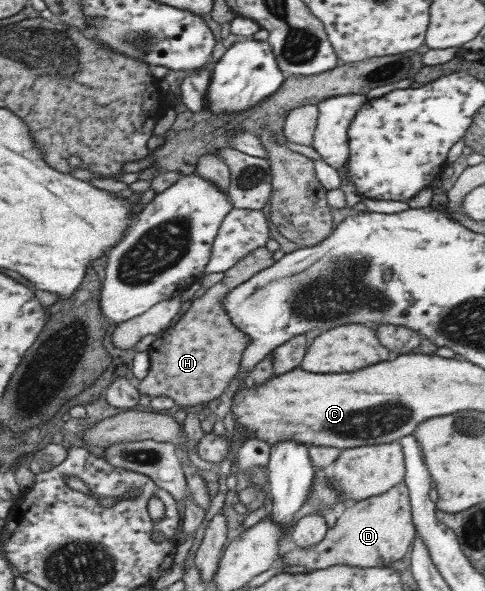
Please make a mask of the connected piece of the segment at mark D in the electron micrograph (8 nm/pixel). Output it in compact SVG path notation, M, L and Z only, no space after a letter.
M395 484L388 491L345 506L337 512L332 529L328 529L322 540L308 548L290 550L281 556L281 568L304 566L307 571L346 565L358 568L388 566L392 561L406 559L414 537L411 519L411 504L406 485Z

